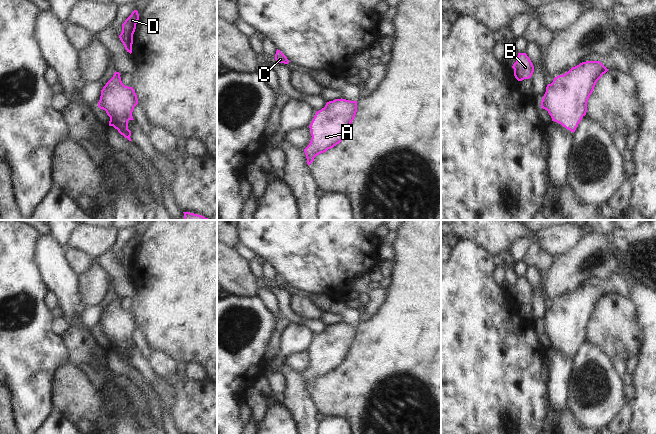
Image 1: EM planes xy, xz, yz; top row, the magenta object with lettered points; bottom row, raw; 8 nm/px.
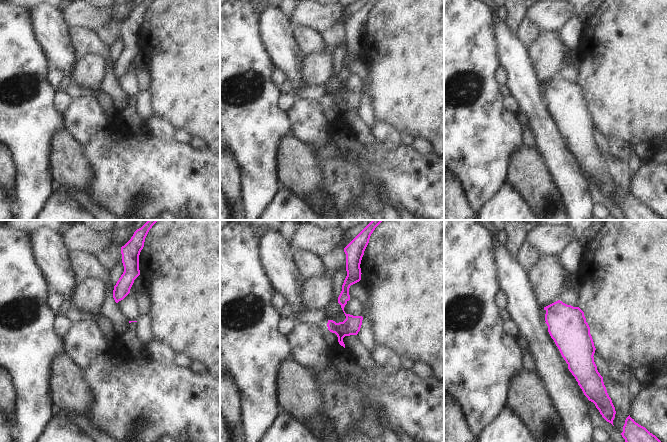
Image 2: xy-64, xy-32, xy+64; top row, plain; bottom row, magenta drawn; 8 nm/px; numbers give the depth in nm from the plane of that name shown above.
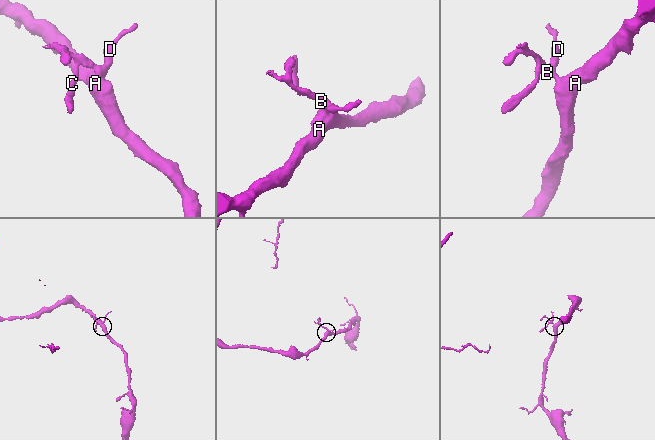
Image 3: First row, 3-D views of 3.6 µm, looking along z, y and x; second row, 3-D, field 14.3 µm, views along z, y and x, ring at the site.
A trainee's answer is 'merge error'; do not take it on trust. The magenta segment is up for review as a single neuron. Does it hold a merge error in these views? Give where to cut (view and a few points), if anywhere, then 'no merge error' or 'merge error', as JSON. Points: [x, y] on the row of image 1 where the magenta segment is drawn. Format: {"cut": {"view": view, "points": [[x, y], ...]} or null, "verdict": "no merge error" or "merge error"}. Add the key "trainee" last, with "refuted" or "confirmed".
{"cut": null, "verdict": "no merge error", "trainee": "refuted"}

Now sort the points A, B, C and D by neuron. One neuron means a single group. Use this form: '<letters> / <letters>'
A B C D

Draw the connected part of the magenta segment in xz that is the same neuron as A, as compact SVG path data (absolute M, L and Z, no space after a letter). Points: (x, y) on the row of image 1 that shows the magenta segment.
M335 99L317 111L309 128L311 141L304 149L308 166L314 158L339 144L346 136L357 112L357 101Z

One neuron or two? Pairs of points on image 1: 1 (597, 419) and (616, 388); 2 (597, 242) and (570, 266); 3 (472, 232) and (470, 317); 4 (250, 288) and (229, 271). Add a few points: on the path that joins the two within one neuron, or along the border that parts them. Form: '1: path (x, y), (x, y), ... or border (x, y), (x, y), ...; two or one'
1: path (598, 411), (608, 401), (610, 396); one
2: path (590, 249), (577, 262); one
3: border (460, 240), (471, 240), (483, 247), (491, 255); two
4: path (245, 284), (234, 275); one

